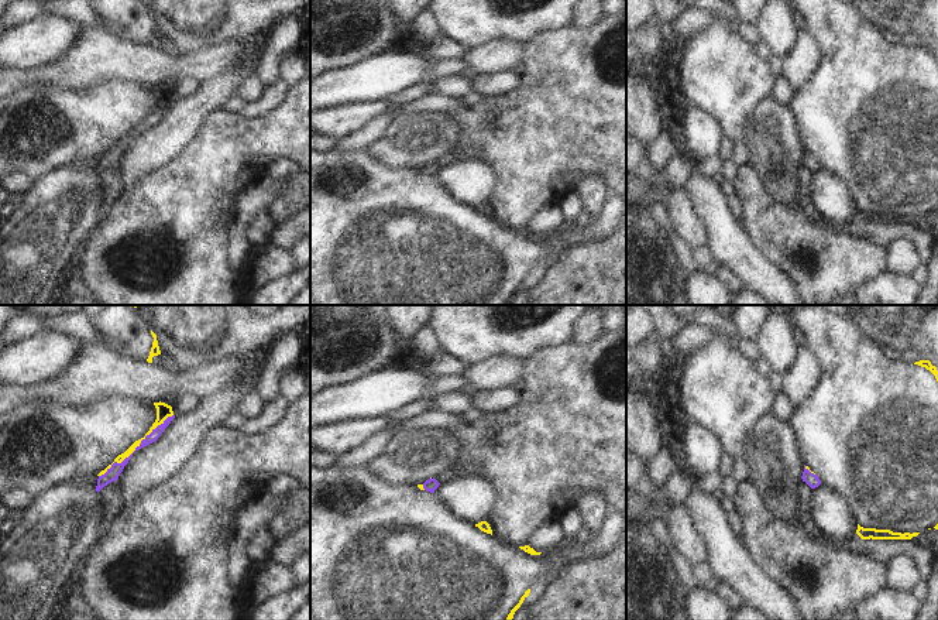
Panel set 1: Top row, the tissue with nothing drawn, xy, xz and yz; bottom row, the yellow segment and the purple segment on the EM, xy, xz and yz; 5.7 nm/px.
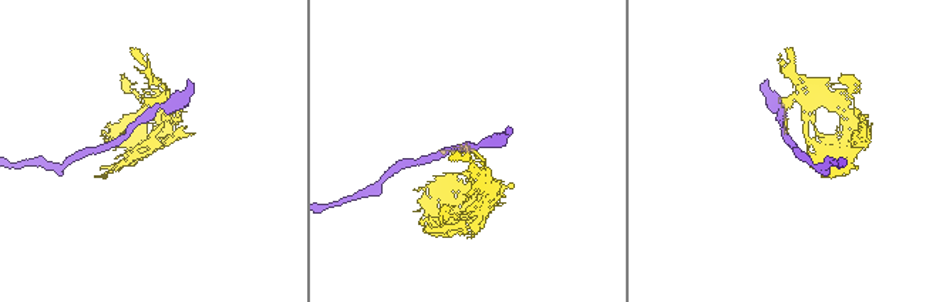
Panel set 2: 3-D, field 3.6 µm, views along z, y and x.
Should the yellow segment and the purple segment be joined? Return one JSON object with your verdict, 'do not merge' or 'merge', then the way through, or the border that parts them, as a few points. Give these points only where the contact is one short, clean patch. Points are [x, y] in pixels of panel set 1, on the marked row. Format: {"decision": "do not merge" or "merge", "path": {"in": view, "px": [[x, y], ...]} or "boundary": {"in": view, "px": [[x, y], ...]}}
{"decision": "do not merge", "boundary": {"in": "xy", "px": [[172, 414], [127, 456], [99, 476]]}}

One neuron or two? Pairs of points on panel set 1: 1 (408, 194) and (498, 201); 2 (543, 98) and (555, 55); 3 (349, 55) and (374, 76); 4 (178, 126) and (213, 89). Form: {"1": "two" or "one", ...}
{"1": "two", "2": "one", "3": "two", "4": "one"}

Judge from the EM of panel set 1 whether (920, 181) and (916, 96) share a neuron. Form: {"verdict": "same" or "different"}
{"verdict": "same"}

